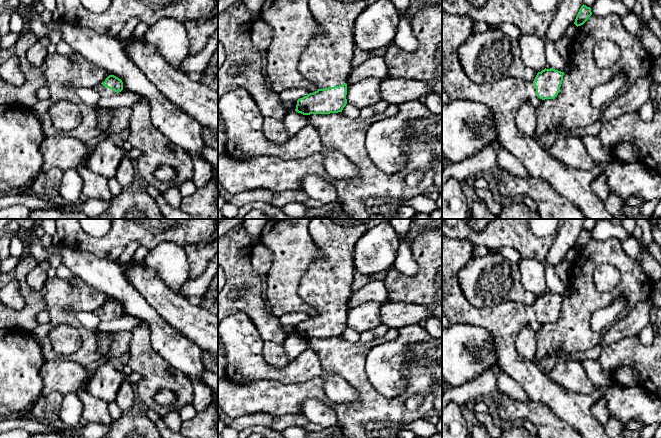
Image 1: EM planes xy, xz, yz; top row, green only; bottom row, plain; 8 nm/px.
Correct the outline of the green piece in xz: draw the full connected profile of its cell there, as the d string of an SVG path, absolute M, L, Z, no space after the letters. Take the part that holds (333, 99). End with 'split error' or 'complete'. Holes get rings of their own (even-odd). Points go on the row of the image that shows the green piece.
M309 0L309 9L316 22L322 29L309 42L298 63L299 72L319 89L297 100L295 111L303 115L330 114L342 112L347 104L347 84L352 70L352 58L354 49L353 30L358 15L369 5L378 0Z; split error

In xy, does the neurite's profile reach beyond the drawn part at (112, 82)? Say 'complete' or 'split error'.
split error

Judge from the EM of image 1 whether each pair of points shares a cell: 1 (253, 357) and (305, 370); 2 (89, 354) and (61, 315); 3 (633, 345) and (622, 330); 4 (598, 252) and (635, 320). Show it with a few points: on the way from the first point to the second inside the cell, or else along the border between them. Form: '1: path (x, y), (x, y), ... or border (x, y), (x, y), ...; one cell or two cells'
1: path (266, 370), (270, 373), (292, 373); one cell
2: path (89, 343), (89, 338), (72, 320); one cell
3: border (636, 334), (606, 346); two cells
4: border (650, 297), (636, 303), (621, 316); two cells

